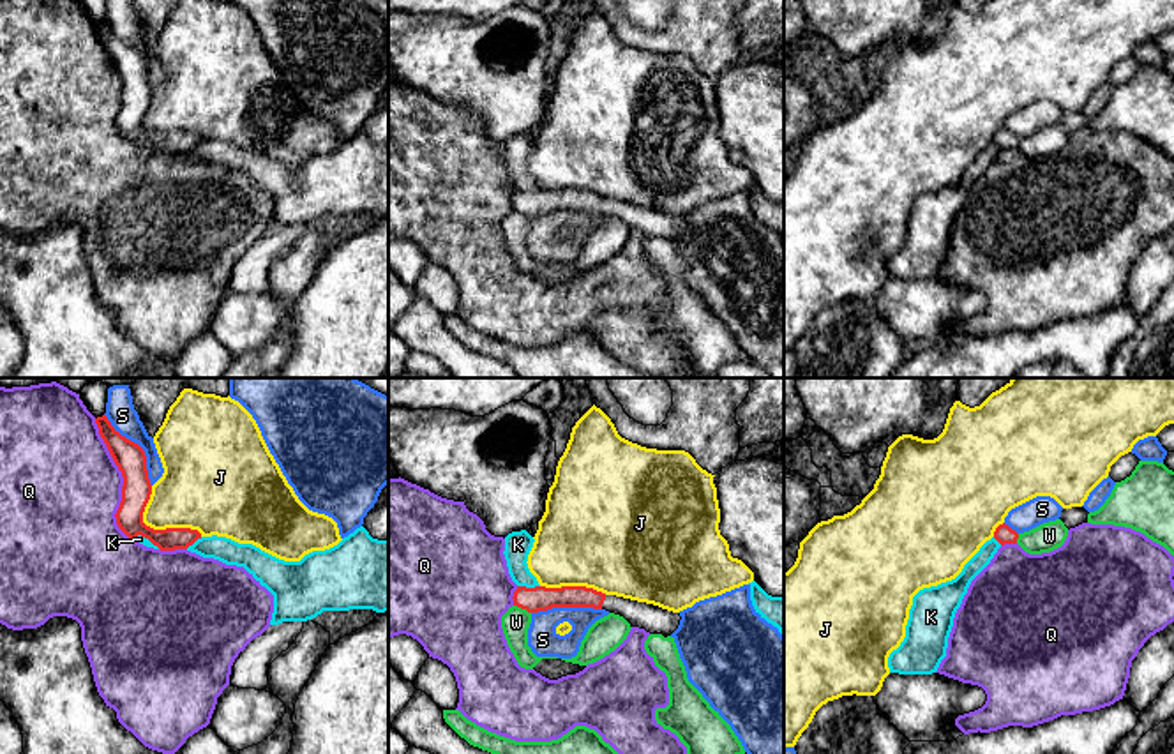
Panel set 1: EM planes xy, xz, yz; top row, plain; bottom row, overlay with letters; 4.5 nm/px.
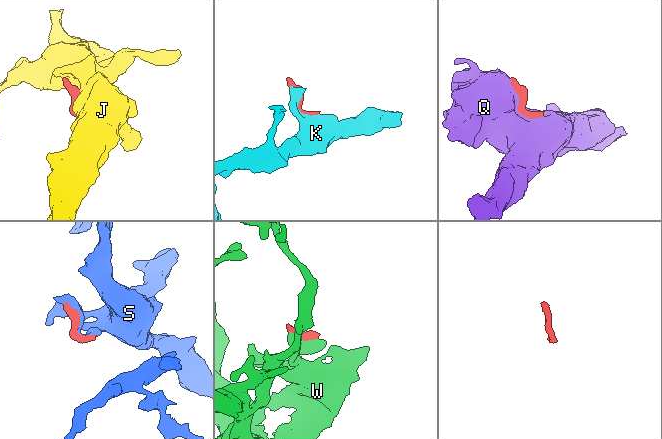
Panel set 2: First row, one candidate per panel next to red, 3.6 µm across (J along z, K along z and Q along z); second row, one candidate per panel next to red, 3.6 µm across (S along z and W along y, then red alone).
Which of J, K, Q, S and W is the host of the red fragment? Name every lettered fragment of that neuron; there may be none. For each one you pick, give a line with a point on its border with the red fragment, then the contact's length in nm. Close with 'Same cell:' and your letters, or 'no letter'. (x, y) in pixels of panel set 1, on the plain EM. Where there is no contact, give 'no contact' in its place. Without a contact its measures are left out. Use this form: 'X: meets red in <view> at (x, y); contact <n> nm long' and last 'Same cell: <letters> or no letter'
Same cell: no letter

